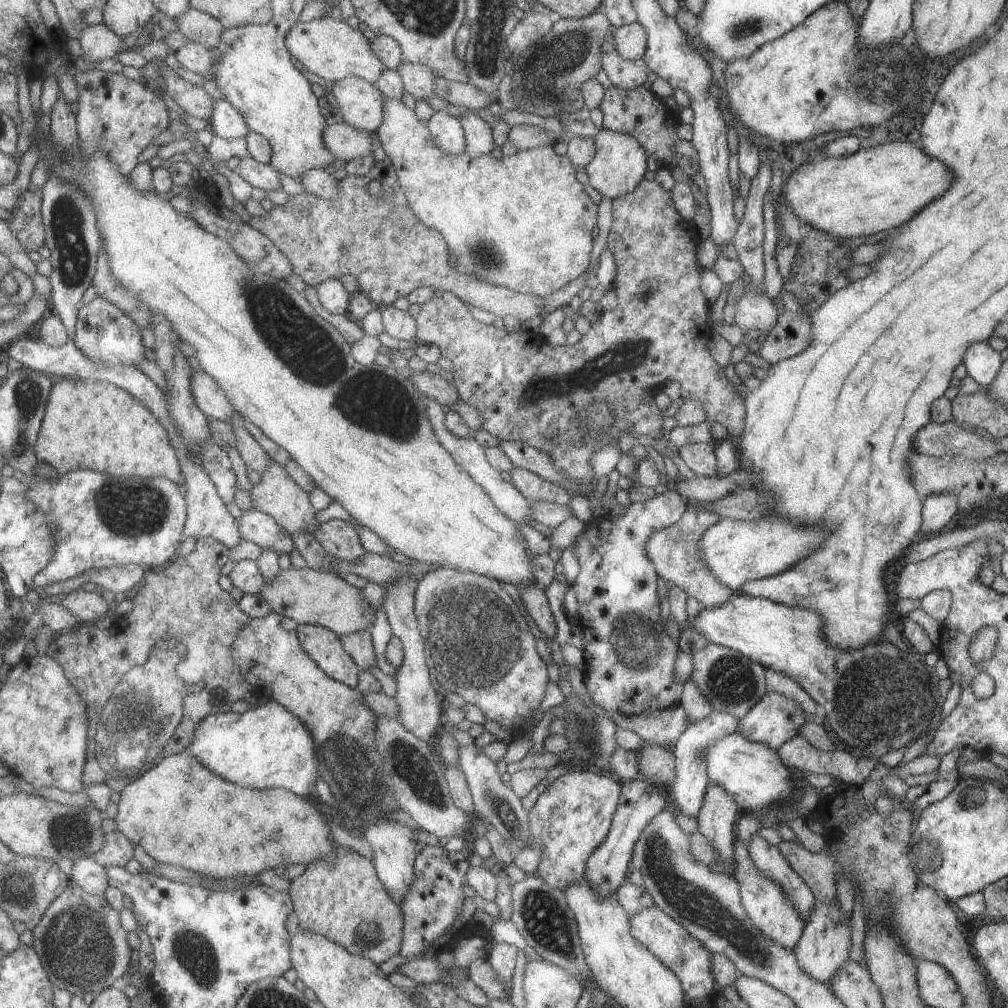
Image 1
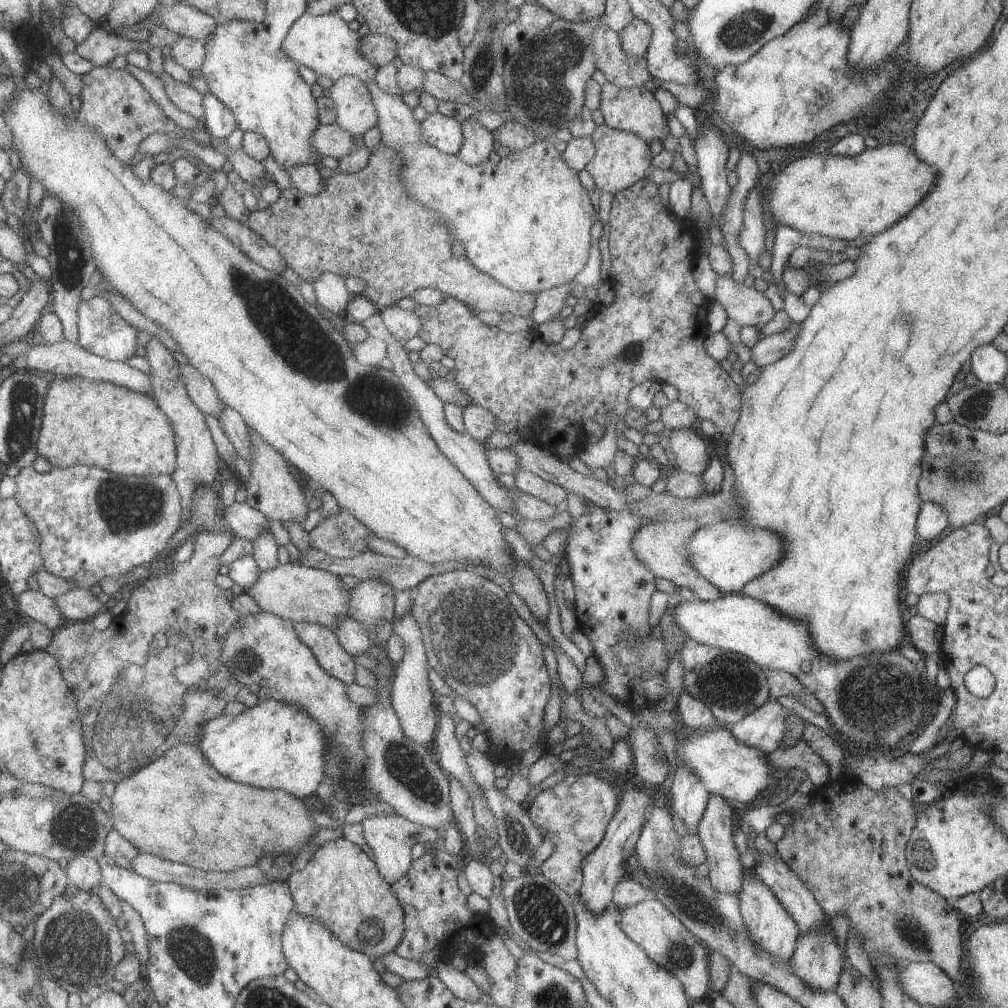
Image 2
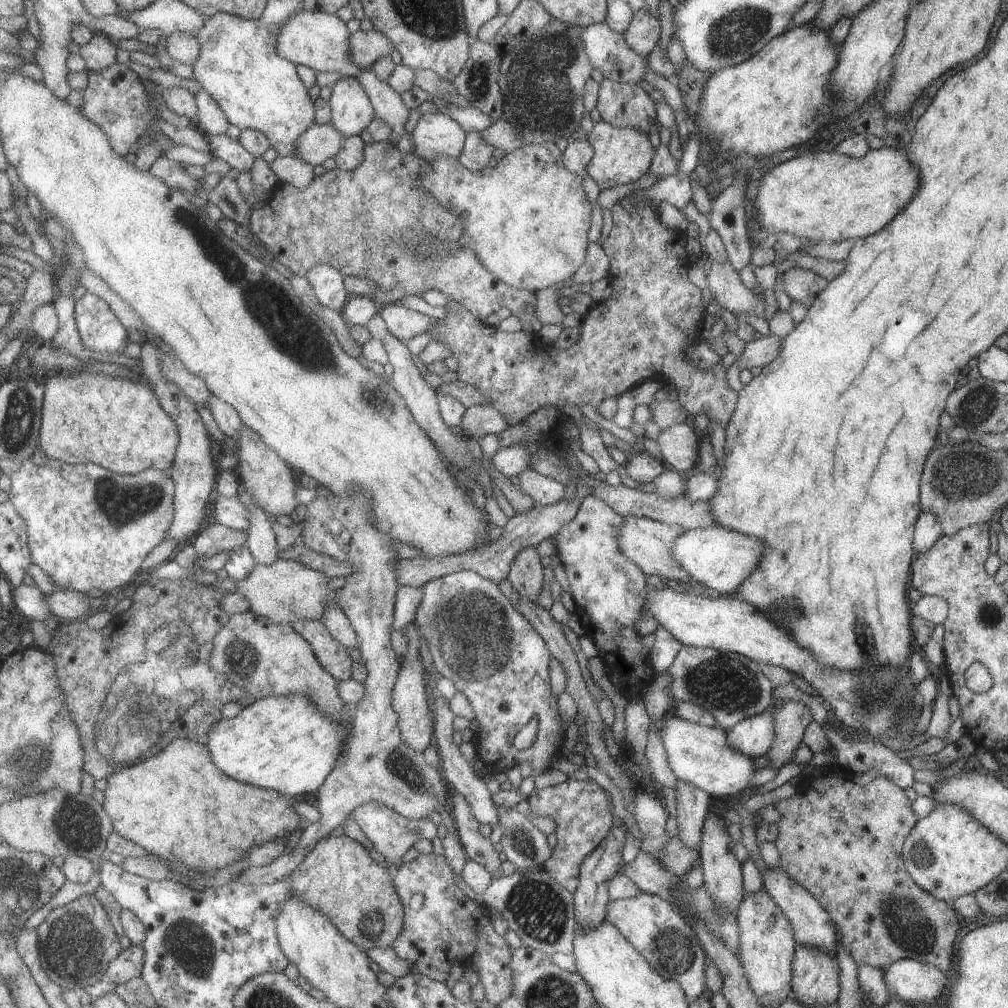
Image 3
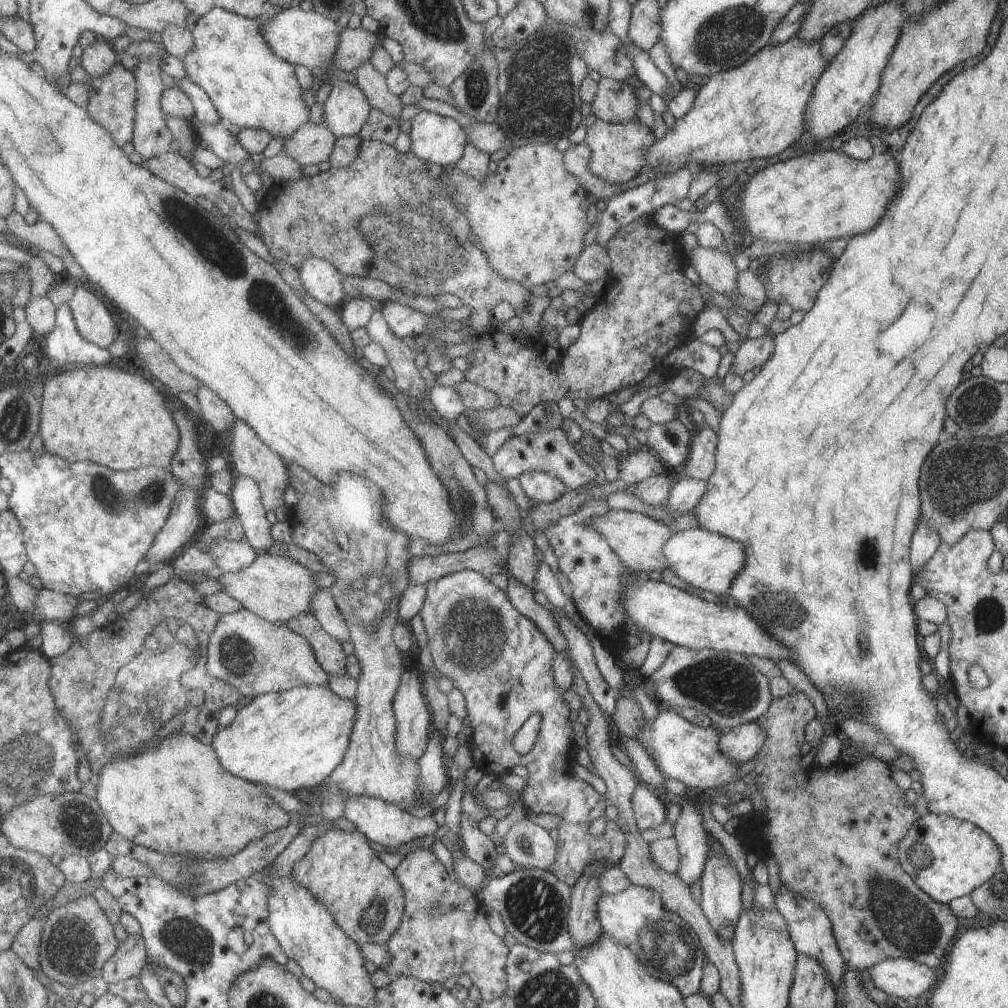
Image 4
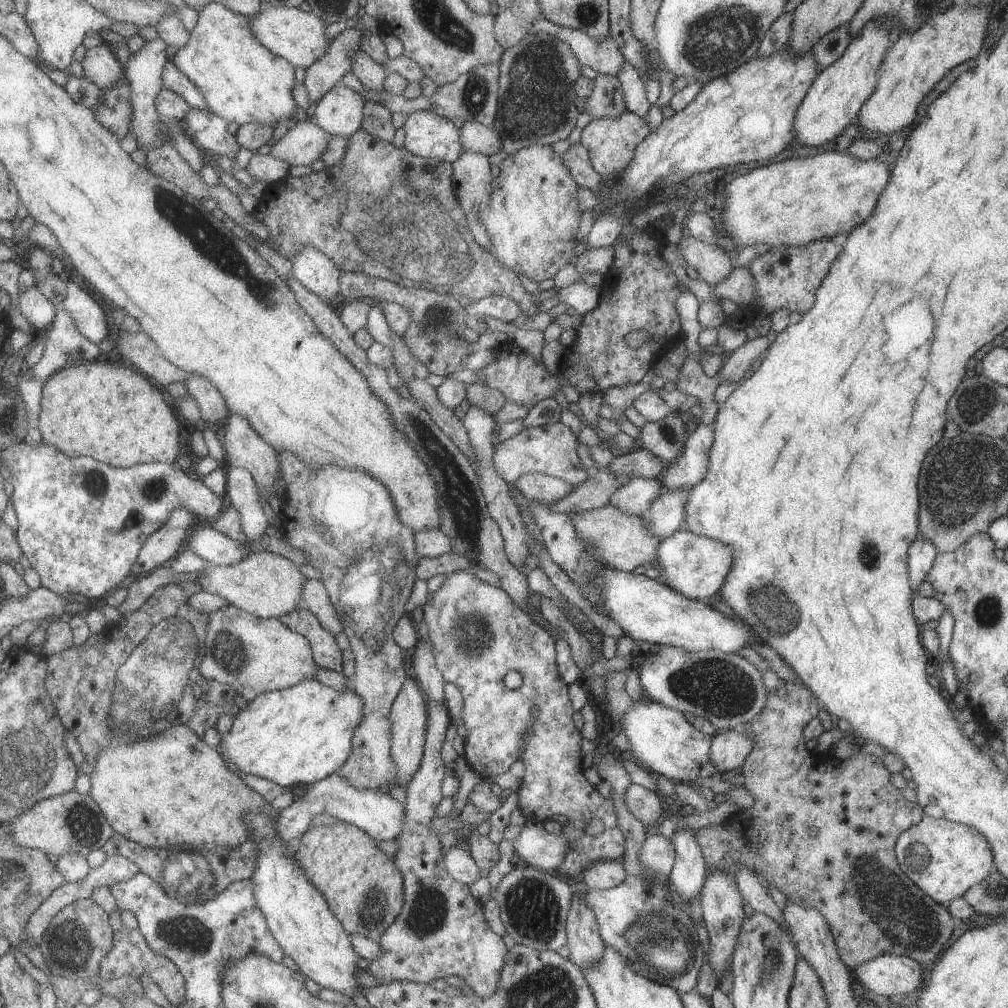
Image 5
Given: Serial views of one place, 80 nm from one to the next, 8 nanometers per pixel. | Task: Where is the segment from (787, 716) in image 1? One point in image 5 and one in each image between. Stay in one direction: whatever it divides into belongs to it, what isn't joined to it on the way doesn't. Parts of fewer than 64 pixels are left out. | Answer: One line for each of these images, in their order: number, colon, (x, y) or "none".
2: (764, 728)
3: (753, 736)
4: (743, 742)
5: (730, 748)

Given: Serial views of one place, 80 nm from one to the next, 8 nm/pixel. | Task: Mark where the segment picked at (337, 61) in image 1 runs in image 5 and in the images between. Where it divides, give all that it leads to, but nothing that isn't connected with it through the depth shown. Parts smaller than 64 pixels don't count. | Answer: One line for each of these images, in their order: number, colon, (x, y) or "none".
2: (325, 43)
3: (316, 39)
4: (308, 38)
5: (300, 37)

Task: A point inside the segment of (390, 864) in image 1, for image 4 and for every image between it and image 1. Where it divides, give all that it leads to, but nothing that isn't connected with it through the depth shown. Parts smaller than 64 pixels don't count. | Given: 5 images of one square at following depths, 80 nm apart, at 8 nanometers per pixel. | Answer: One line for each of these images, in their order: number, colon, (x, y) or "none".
2: (391, 838)
3: (391, 834)
4: (379, 821)

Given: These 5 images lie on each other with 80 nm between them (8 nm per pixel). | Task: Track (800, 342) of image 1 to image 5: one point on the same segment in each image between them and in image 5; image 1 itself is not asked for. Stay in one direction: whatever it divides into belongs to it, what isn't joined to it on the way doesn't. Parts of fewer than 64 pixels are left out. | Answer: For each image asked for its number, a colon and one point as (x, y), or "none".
2: (769, 350)
3: (761, 352)
4: (752, 352)
5: (740, 361)

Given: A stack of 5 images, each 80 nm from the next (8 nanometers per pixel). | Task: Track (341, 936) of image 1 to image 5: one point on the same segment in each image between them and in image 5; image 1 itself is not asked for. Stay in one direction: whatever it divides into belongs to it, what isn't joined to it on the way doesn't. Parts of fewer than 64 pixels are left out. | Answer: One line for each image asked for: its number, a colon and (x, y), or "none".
2: (341, 887)
3: (338, 877)
4: (363, 895)
5: (364, 889)

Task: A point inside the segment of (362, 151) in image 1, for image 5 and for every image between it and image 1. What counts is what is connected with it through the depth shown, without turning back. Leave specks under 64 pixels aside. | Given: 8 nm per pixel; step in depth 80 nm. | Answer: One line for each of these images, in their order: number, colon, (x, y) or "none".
2: (329, 140)
3: (318, 142)
4: (311, 144)
5: (305, 141)

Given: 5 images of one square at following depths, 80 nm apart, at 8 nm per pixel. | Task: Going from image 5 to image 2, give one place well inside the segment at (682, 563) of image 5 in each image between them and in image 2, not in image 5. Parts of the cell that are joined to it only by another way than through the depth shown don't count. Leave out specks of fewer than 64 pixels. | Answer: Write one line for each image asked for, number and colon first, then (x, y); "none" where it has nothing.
2: (727, 553)
3: (721, 559)
4: (710, 561)

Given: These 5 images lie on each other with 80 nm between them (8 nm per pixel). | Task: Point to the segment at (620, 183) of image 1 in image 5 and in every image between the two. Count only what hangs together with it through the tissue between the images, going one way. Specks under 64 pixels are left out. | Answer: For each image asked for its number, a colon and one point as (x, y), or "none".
2: (621, 159)
3: (622, 155)
4: (618, 150)
5: (611, 142)

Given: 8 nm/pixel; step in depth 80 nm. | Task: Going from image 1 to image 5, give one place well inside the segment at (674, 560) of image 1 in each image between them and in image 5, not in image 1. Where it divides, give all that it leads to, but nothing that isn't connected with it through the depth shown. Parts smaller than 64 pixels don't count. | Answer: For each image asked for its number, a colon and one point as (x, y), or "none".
2: (660, 545)
3: (648, 543)
4: (638, 540)
5: (619, 539)

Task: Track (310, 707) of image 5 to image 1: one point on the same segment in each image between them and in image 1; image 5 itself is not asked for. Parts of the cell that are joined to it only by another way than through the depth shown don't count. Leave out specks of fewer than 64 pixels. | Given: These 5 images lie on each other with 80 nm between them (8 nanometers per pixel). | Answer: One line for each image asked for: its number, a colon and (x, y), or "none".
1: (267, 747)
2: (273, 745)
3: (283, 743)
4: (294, 739)

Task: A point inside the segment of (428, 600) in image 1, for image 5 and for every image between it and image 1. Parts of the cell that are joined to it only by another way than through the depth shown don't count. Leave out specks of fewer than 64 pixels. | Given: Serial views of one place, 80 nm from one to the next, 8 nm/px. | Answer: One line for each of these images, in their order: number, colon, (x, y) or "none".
2: (474, 638)
3: (479, 640)
4: (502, 662)
5: (478, 627)

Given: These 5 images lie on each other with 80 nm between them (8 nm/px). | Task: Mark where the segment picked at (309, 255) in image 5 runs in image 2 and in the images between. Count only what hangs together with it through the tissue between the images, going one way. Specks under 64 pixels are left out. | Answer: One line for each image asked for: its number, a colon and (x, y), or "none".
2: (332, 294)
3: (328, 284)
4: (323, 281)

